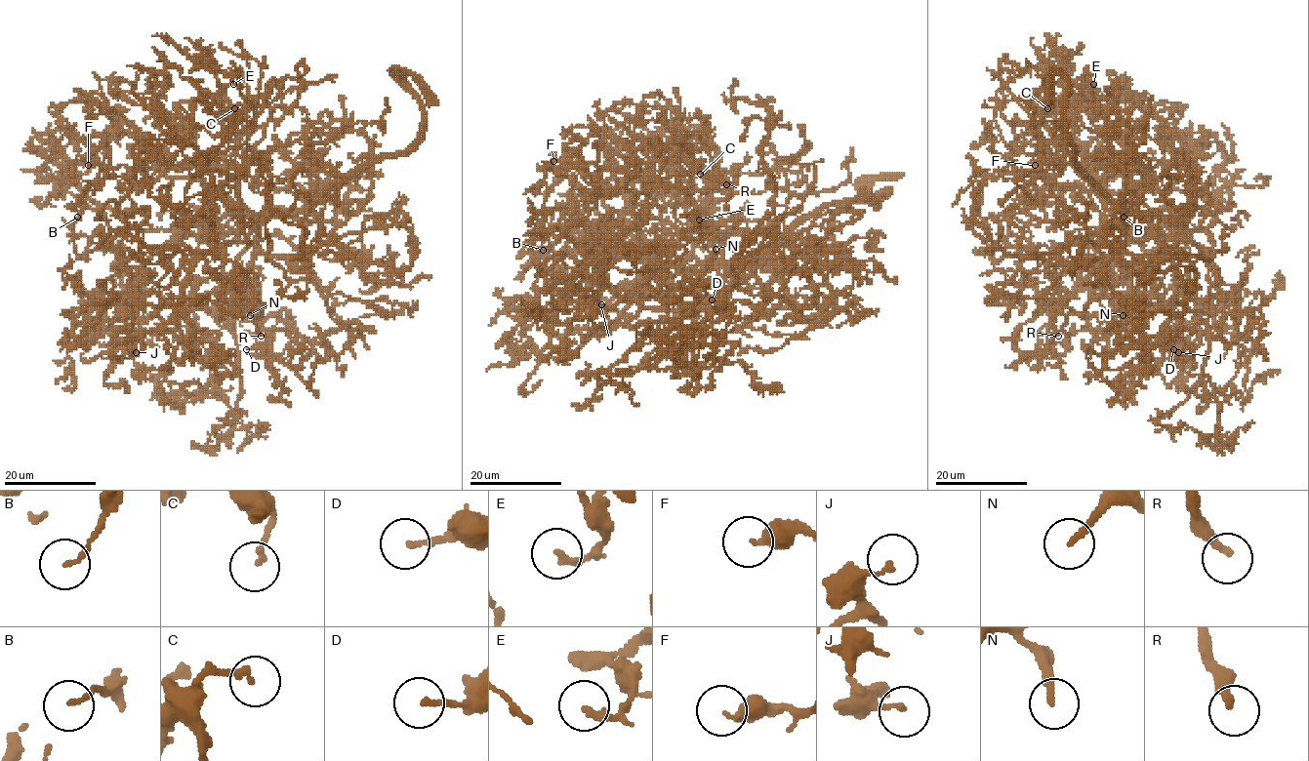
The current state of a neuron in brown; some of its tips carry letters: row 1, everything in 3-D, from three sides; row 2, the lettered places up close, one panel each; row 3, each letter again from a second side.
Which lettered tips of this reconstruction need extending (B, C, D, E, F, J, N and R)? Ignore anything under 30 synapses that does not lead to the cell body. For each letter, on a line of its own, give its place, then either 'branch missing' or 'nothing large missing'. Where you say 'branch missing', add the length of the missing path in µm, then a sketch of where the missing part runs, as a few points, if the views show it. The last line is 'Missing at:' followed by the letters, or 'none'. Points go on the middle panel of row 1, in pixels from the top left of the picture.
B: at (543, 250); nothing large missing
C: at (700, 174); nothing large missing
D: at (712, 300); nothing large missing
E: at (699, 220); nothing large missing
F: at (553, 161); nothing large missing
J: at (601, 304); nothing large missing
N: at (715, 249); branch missing; about 20 µm are missing; missing branch runs (715, 249), (725, 234), (716, 226), (723, 212), (714, 205)
R: at (726, 184); branch missing; about 20 µm are missing; missing branch runs (726, 184), (743, 173), (760, 180), (774, 163), (781, 168)
Missing at: N, R

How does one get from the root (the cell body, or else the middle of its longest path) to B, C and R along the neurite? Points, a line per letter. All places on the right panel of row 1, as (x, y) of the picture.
B: (1159, 216), (1168, 203), (1131, 167), (1085, 159), (1090, 171), (1114, 167), (1125, 178), (1124, 217)
C: (1159, 216), (1168, 203), (1091, 103), (1066, 117), (1058, 100), (1035, 94), (1036, 108), (1047, 108)
R: (1159, 216), (1150, 216), (1146, 238), (1114, 225), (1093, 242), (1066, 246), (1046, 260), (1058, 336)

